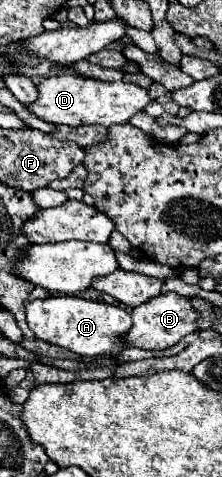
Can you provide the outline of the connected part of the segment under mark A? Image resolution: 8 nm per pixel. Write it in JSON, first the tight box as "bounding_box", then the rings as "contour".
{"bounding_box":[24,295,130,357],"contour":[[[52,295],[48,299],[36,299],[24,303],[26,323],[34,331],[38,339],[44,339],[46,343],[52,343],[62,349],[70,349],[76,355],[96,357],[102,353],[118,353],[126,349],[128,345],[118,339],[118,335],[124,335],[130,329],[130,313],[116,305],[106,305],[100,301],[86,301],[78,297],[68,295]]]}

